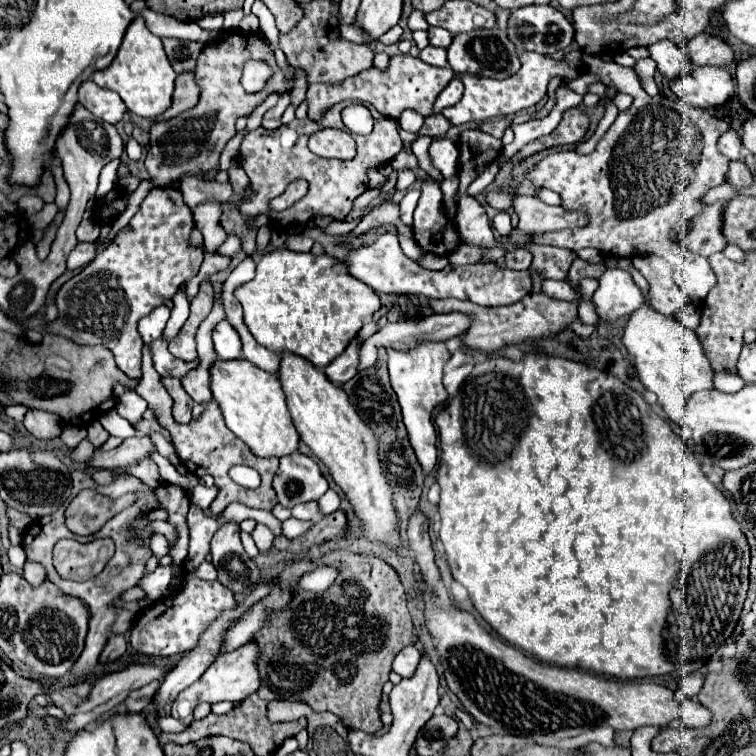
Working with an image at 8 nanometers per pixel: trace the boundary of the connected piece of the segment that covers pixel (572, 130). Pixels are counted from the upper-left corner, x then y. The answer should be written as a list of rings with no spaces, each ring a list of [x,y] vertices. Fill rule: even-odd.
[[[571,108],[563,114],[563,120],[561,124],[547,136],[541,136],[533,142],[529,142],[527,146],[523,146],[519,152],[517,152],[517,158],[525,158],[525,156],[531,156],[539,150],[545,150],[545,148],[551,148],[551,146],[561,146],[561,144],[575,144],[583,138],[583,134],[587,132],[587,126],[589,126],[589,118],[577,110],[577,108]]]

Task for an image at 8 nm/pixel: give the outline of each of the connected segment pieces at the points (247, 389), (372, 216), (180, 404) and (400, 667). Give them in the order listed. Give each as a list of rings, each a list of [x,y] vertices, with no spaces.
[[[245,358],[237,360],[217,360],[211,370],[211,394],[219,404],[227,428],[241,438],[257,456],[287,456],[297,450],[299,434],[293,426],[293,420],[287,412],[285,394],[281,390],[279,378],[261,370]]]
[[[383,200],[377,208],[373,208],[351,232],[351,236],[359,236],[367,232],[373,226],[395,226],[399,234],[413,239],[412,228],[407,228],[404,224],[399,224],[399,206],[393,204],[391,200]]]
[[[163,378],[163,386],[173,398],[173,418],[179,424],[187,424],[191,420],[191,410],[193,410],[193,400],[191,396],[183,390],[181,380],[177,378]]]
[[[407,646],[407,648],[403,648],[403,650],[397,654],[397,658],[393,660],[393,670],[395,670],[397,674],[401,674],[403,678],[407,678],[407,676],[411,676],[411,674],[415,672],[415,668],[417,668],[417,664],[419,664],[419,658],[421,658],[419,648],[417,648],[417,646]]]

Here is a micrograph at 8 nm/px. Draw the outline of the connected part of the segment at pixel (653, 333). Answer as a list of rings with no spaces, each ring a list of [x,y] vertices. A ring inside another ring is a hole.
[[[619,258],[617,267],[629,271],[634,282],[645,294],[645,302],[635,312],[631,312],[625,324],[623,338],[621,338],[623,346],[627,348],[627,354],[631,356],[643,386],[657,394],[665,414],[671,420],[675,420],[677,408],[683,408],[693,392],[713,388],[713,370],[709,366],[709,360],[703,354],[697,334],[685,328],[675,316],[665,316],[651,306],[649,284],[634,268],[631,258]]]

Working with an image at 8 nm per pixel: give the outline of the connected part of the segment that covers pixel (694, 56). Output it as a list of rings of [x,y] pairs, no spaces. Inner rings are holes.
[[[701,32],[689,40],[687,56],[697,66],[725,66],[733,60],[733,48],[725,40]]]

